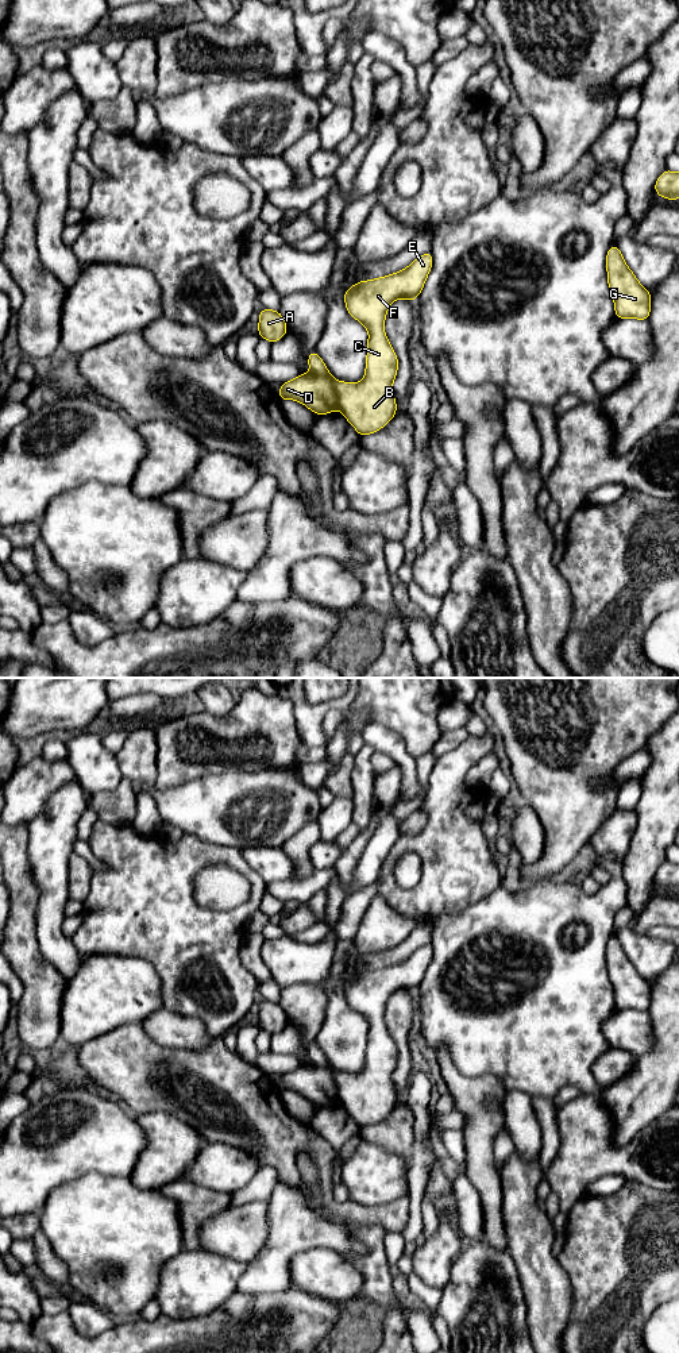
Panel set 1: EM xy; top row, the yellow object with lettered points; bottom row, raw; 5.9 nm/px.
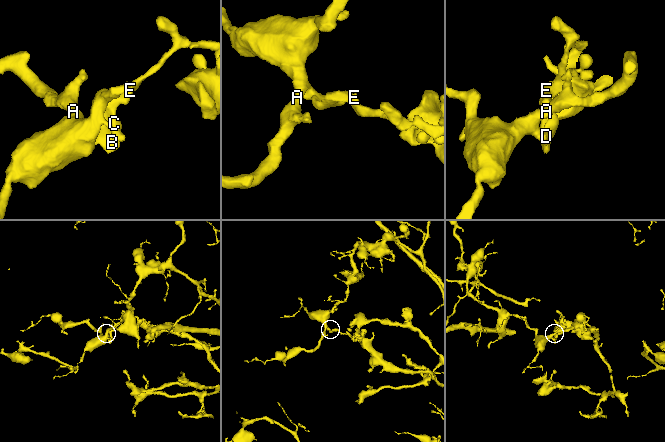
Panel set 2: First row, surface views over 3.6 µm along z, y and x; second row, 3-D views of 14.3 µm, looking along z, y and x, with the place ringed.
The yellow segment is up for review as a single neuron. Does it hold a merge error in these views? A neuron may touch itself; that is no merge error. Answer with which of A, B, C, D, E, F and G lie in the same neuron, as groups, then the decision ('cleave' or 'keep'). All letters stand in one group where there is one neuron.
A D / B C E F G; cleave

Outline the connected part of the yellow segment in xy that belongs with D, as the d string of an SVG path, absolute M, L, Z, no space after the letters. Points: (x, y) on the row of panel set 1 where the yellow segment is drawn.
M304 373L281 385L281 400L296 400L319 416L337 409L337 394L329 377L319 373Z

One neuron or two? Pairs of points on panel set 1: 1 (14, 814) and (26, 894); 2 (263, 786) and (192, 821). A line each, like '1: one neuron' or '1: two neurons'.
1: two neurons
2: one neuron

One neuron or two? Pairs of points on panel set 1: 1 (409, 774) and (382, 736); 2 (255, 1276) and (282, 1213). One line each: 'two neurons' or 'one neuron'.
1: one neuron
2: one neuron

